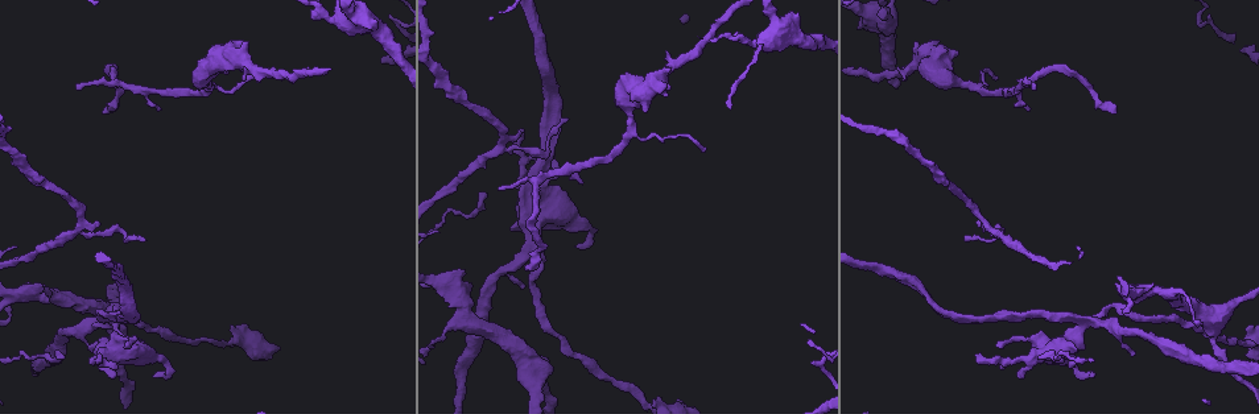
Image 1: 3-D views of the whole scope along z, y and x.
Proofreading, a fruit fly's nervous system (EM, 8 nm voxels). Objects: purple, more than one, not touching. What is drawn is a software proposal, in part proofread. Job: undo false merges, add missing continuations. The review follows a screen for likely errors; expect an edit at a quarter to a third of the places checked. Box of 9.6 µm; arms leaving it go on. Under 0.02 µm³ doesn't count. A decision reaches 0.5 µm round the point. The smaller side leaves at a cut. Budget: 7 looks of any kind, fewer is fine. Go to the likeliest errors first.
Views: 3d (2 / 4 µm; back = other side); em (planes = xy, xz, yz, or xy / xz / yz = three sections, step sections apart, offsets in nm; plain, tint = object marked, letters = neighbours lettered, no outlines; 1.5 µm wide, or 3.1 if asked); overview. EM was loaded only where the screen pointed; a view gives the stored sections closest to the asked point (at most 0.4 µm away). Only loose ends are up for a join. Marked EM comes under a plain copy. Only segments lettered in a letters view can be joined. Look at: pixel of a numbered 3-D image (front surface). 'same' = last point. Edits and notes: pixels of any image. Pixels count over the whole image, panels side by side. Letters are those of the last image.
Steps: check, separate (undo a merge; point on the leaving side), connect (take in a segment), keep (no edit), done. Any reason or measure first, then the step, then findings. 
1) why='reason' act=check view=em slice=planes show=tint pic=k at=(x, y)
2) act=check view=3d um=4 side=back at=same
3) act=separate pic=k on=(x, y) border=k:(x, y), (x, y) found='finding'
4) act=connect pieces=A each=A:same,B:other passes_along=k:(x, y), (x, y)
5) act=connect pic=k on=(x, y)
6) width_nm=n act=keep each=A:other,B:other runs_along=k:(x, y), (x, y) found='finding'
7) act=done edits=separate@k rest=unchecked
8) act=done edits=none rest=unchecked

why='arms part here' act=check view=3d um=2 pic=1 at=(1169, 293)

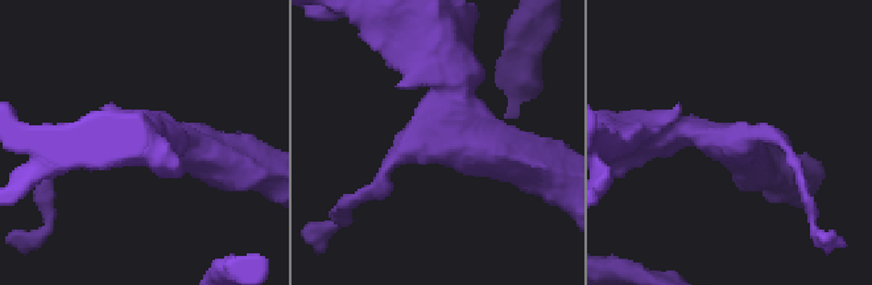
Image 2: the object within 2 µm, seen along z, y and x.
act=check view=em slice=xy step=4 show=letters pic=2 at=(727, 142)

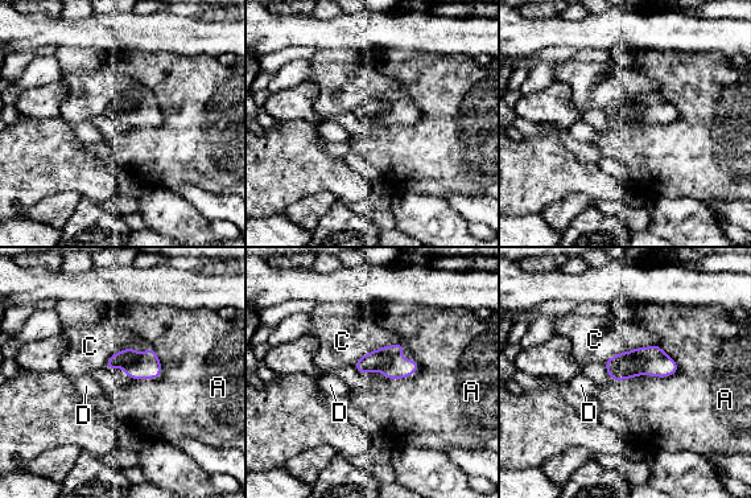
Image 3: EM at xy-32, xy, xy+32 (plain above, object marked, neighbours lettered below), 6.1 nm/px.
act=keep each=A:other,C:other,D:other border=3:(659, 345), (679, 366), (667, 378) found='one neuron here'

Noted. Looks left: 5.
why='small branch off a trunk' act=check view=3d um=2 pic=1 at=(1081, 328)

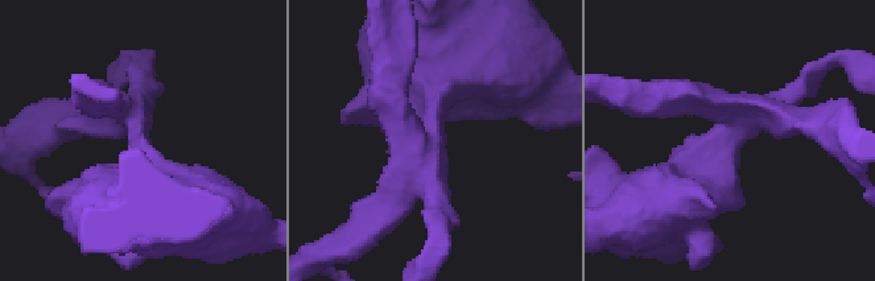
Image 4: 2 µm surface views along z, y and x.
act=check view=em slice=planes show=letters pic=4 at=(434, 142)

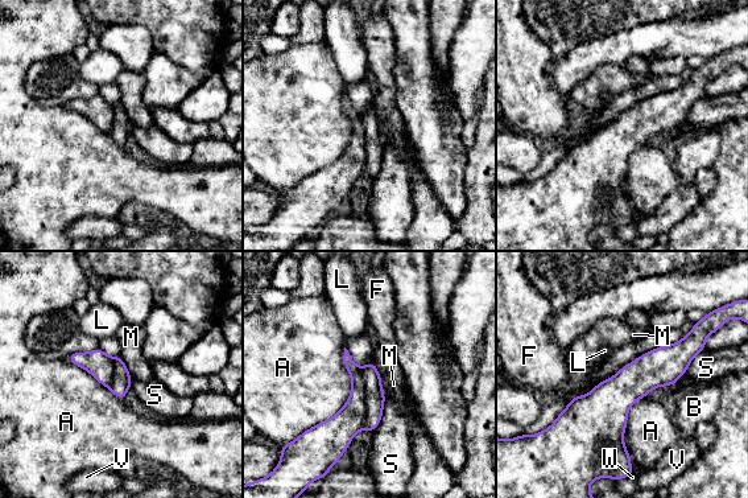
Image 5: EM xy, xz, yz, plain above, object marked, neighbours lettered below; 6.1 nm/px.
width_nm=50 longest_contact=A:600nm act=separate pic=5 on=(339, 429) each=A:other,B:other,F:other,L:other,M:other,S:other,V:other,W:other found='a second neuron is stuck on'

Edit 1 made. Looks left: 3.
why='redraw' act=check view=overview

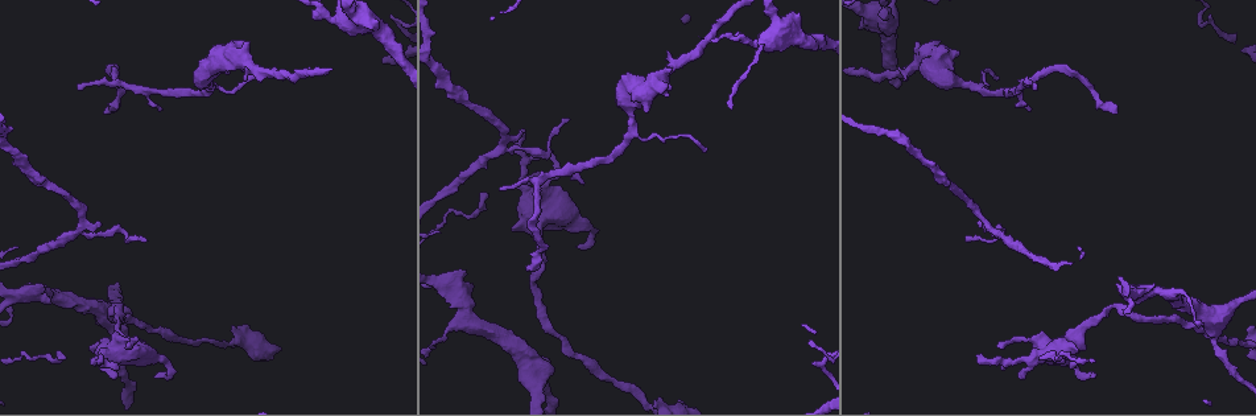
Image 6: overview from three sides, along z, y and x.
why='thin end' act=check view=em slice=planes show=letters pic=6 at=(1037, 88)

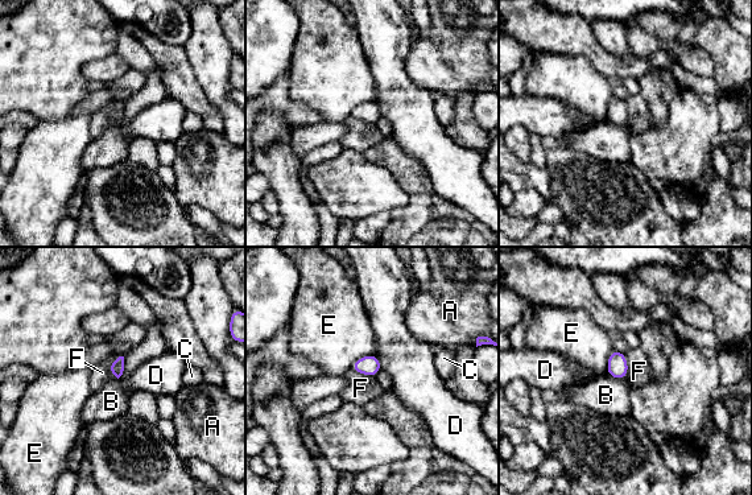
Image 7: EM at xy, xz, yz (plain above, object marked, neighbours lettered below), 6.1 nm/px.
longest_contact=E:180nm act=keep each=A:other,B:other,C:other,D:other,E:other,F:other found='none of them fits'

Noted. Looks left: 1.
act=done edits=separate@5 rest=unchecked

